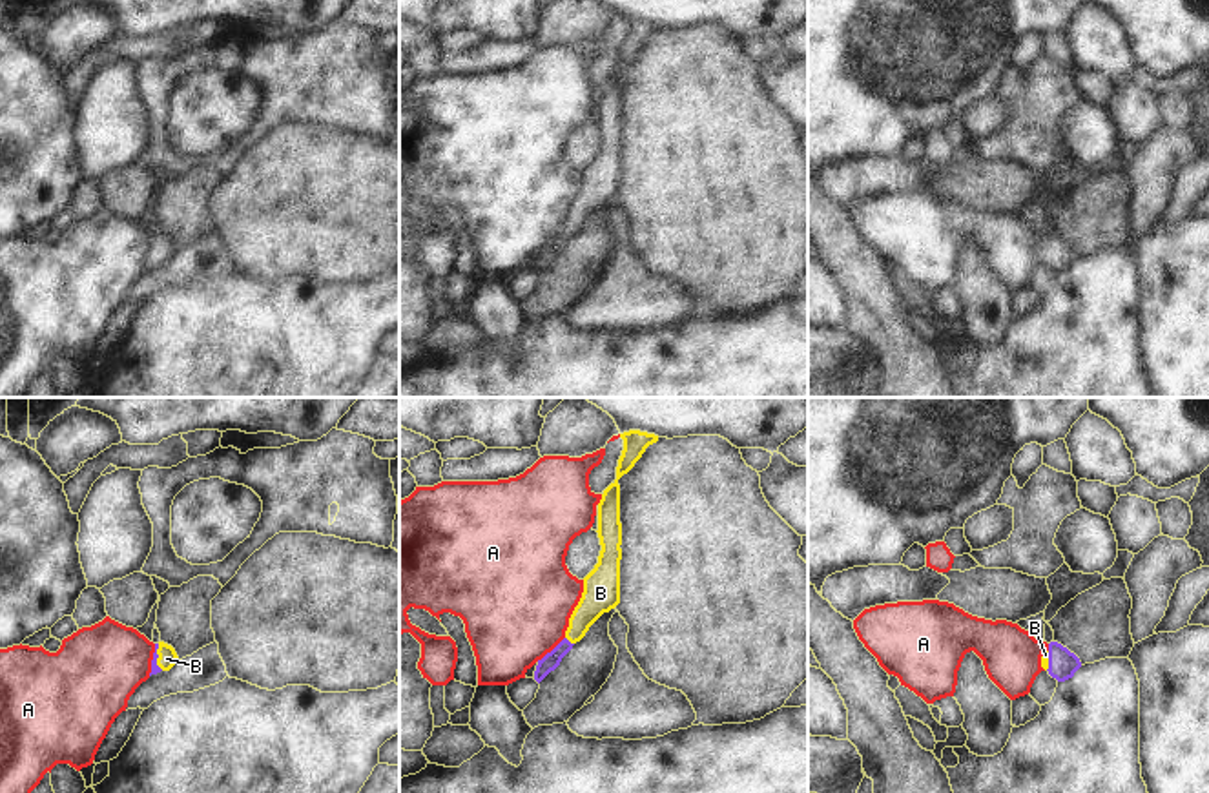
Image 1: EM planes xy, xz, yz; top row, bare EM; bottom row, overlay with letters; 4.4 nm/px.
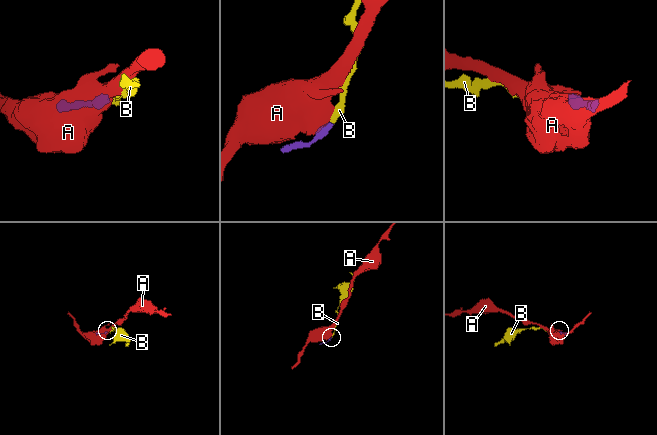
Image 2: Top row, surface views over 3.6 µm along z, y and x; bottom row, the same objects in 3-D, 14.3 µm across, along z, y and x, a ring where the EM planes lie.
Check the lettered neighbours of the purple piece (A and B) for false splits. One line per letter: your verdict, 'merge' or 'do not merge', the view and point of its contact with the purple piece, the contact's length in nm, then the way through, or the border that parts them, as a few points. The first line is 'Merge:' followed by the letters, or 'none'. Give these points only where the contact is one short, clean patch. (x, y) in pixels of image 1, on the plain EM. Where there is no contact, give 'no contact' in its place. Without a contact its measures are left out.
Merge: B
A: do not merge; contact xz (551, 243); length 170 nm; border xz (564, 228), (537, 252)
B: merge; contact xz (568, 232); length 50 nm; way xz (551, 252), (568, 232), (600, 186)

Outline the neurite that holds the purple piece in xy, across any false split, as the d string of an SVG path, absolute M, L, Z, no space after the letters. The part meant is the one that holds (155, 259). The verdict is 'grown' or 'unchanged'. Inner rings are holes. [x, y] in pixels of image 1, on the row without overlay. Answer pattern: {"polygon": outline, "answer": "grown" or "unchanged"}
{"polygon": "M164 233L155 235L150 268L160 263L170 263L177 253L179 253L179 248L171 237Z", "answer": "grown"}

